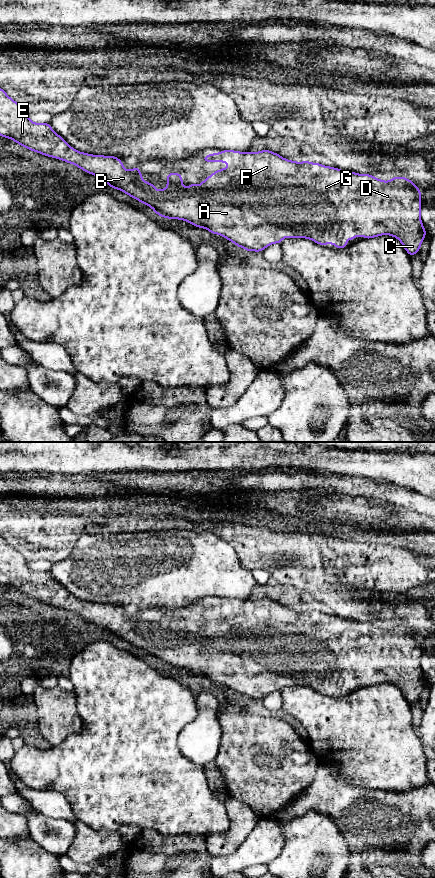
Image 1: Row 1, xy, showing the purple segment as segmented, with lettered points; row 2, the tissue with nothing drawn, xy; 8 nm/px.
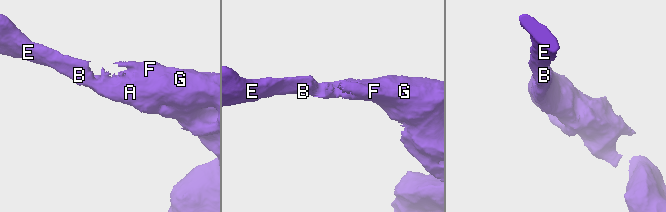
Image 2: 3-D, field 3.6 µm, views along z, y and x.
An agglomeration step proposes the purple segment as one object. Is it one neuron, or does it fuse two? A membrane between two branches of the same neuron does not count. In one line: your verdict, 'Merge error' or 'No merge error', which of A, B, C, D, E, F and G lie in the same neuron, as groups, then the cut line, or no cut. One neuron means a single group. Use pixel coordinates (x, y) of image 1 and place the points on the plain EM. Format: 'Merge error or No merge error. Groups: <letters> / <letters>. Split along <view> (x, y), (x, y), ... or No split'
No merge error. Groups: A B C D E F G. No split

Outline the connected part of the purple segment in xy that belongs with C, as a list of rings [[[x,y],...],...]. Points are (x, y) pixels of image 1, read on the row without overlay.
[[[0,536],[0,584],[9,586],[31,599],[79,615],[102,627],[111,637],[118,637],[151,655],[160,665],[184,668],[198,676],[205,676],[210,681],[218,682],[248,700],[262,700],[271,692],[281,692],[284,685],[306,686],[321,694],[333,692],[336,694],[334,697],[343,697],[350,693],[343,688],[344,685],[353,688],[356,684],[371,687],[390,683],[401,690],[411,706],[419,700],[427,682],[420,664],[422,640],[406,625],[395,624],[389,629],[383,629],[371,622],[358,622],[310,609],[291,609],[270,598],[259,600],[222,598],[219,601],[205,603],[202,610],[225,610],[231,614],[230,616],[225,615],[213,620],[198,635],[193,629],[190,635],[185,636],[181,621],[168,620],[167,635],[157,638],[154,632],[142,627],[138,614],[125,618],[123,610],[118,605],[92,603],[75,598],[53,579],[49,571],[32,570],[23,555],[10,546],[2,536]]]

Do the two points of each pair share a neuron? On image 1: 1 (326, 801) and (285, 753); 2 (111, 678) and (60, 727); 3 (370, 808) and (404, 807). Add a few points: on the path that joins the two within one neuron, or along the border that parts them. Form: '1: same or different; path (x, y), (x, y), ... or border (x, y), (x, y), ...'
1: different; border (320, 763), (313, 781), (294, 799)
2: different; border (73, 690), (76, 709), (83, 727), (71, 734)
3: same; path (378, 814), (396, 814)

